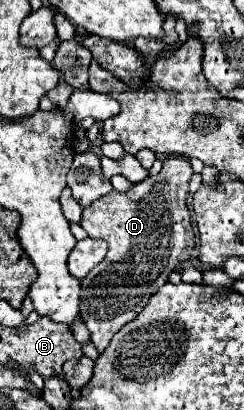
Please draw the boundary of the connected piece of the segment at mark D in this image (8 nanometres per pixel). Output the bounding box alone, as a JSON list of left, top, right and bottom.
[80,156,196,352]

